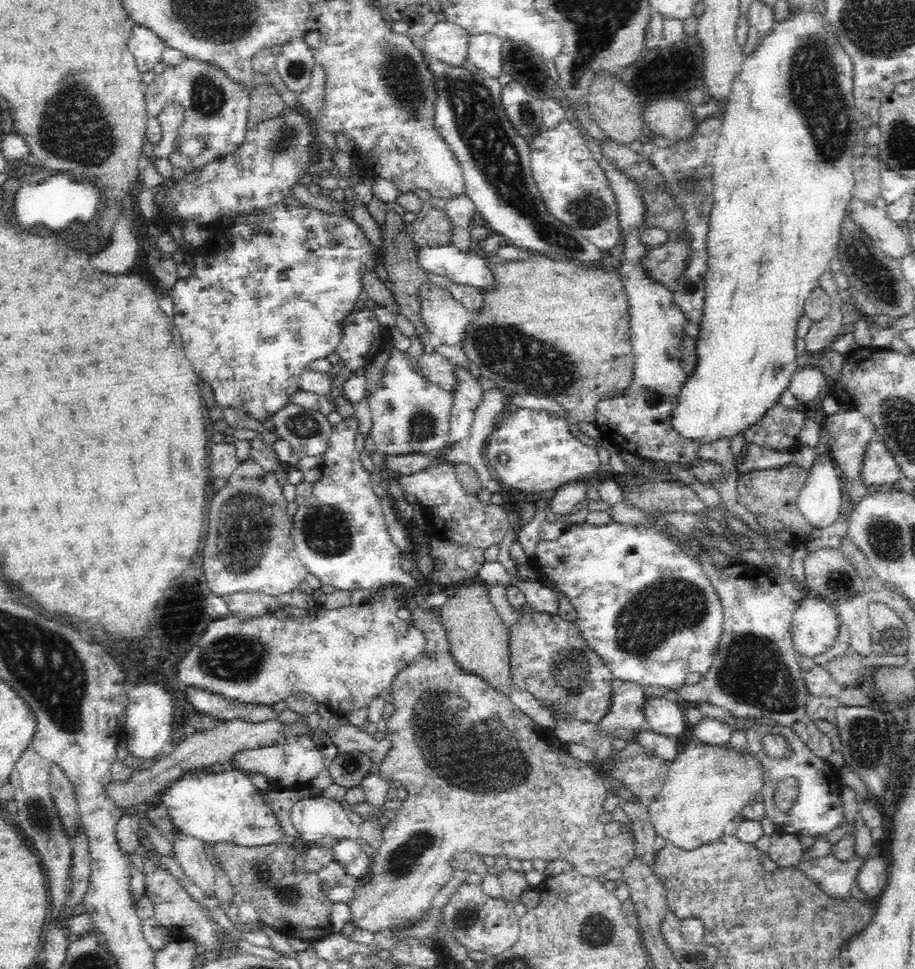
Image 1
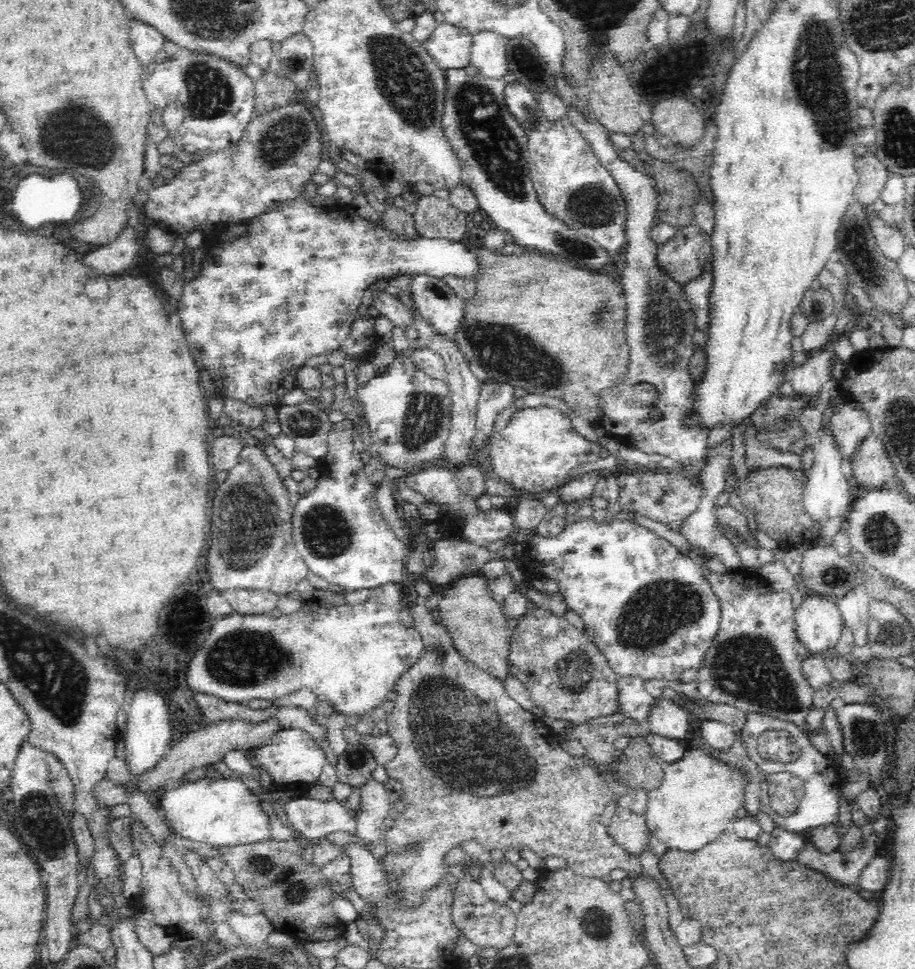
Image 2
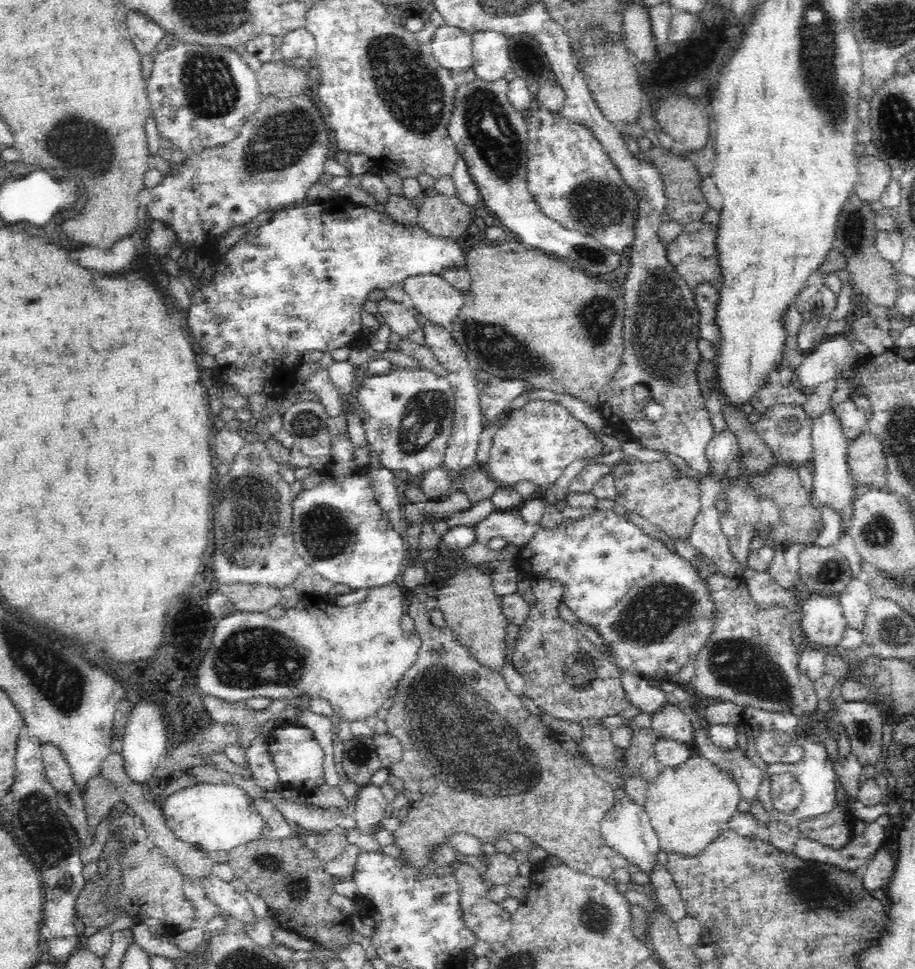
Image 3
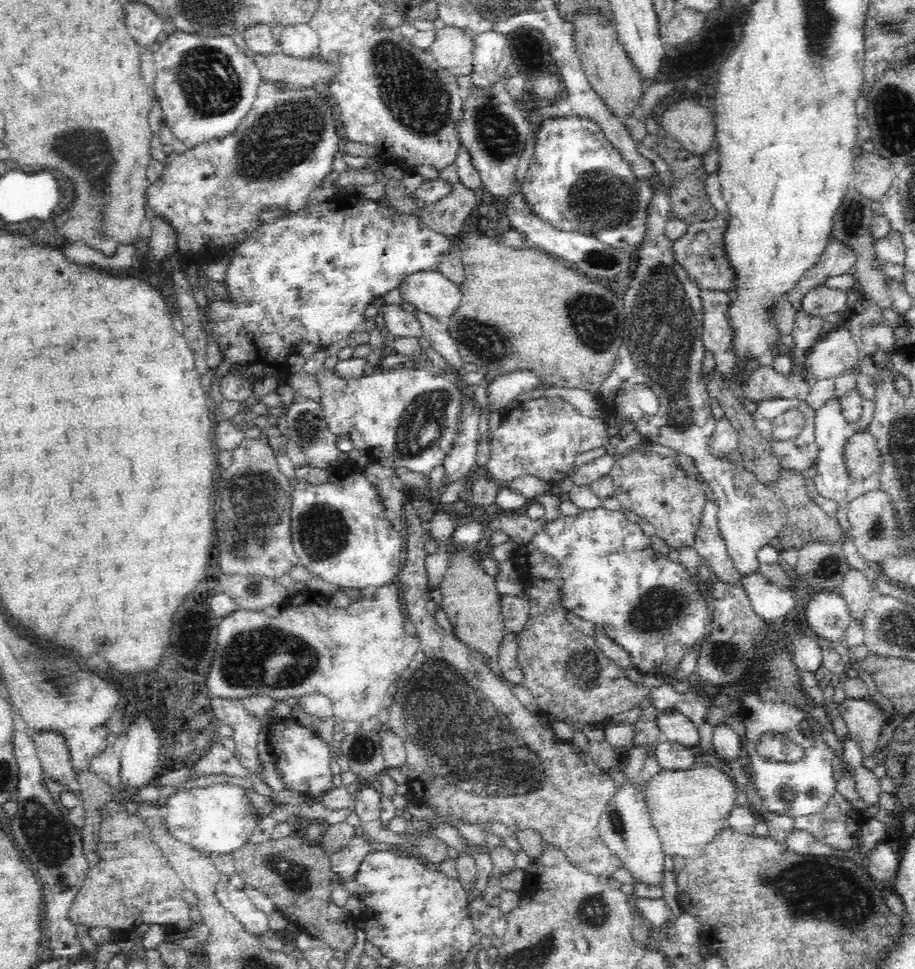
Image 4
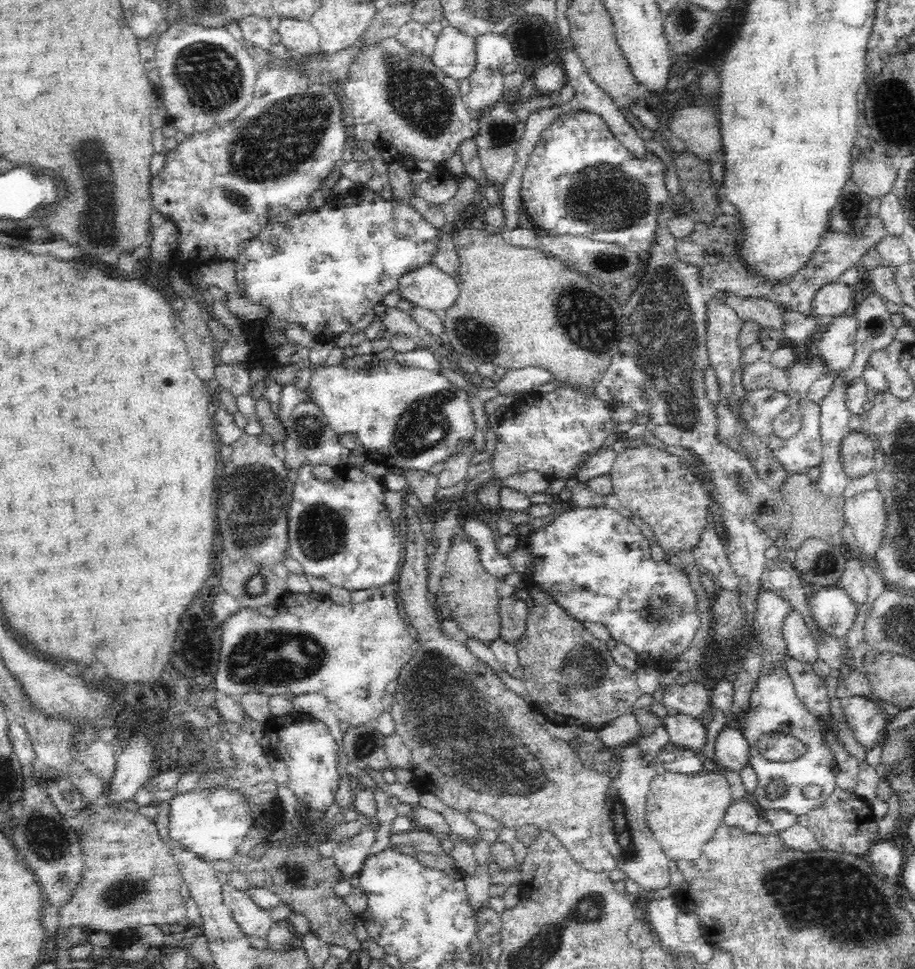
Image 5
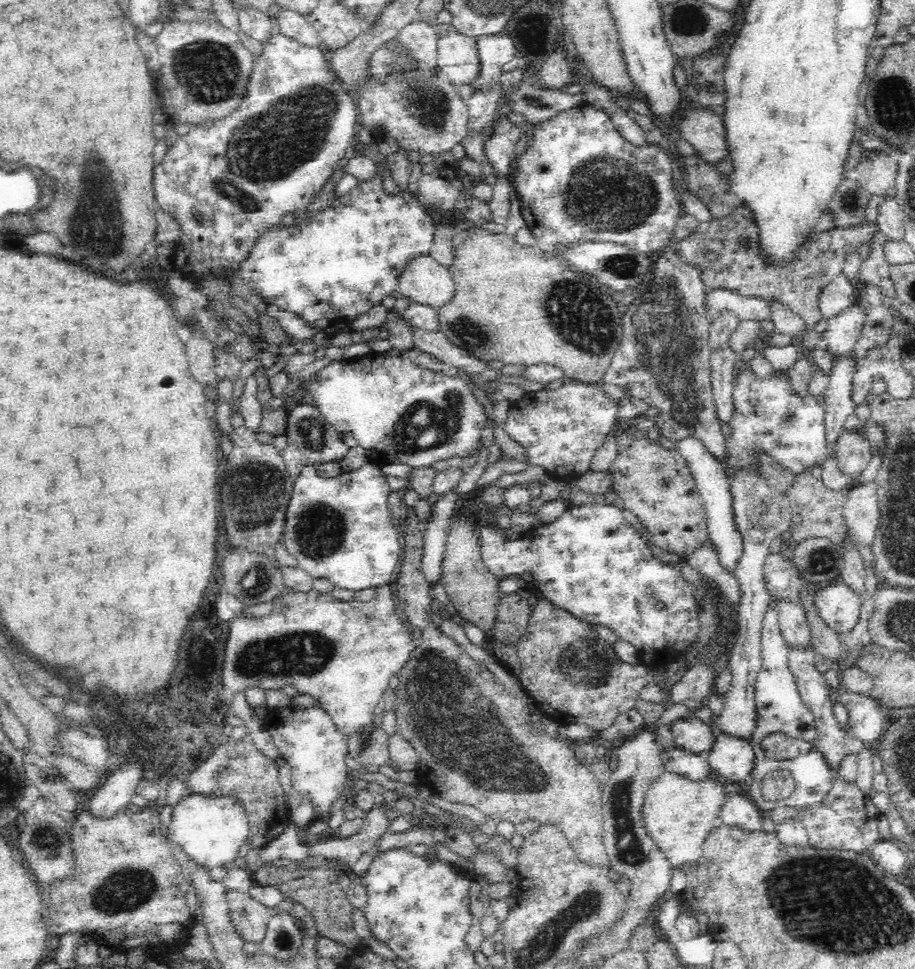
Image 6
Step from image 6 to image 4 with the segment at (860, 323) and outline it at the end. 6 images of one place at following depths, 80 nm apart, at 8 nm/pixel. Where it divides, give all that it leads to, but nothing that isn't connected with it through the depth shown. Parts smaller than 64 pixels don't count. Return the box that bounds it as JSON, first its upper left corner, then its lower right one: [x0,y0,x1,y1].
[804,319,860,381]

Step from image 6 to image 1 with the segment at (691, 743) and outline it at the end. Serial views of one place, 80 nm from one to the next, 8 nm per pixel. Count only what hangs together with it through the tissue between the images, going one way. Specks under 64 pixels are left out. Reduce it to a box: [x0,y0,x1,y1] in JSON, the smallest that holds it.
[643,696,686,737]

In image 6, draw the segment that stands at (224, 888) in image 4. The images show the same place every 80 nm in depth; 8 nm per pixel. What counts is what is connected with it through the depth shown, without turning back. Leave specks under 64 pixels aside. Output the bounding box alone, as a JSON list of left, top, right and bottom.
[226,890,271,944]

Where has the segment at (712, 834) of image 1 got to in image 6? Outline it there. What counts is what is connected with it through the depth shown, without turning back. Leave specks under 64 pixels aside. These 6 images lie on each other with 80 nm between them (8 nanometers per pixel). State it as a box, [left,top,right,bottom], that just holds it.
[641,772,730,868]

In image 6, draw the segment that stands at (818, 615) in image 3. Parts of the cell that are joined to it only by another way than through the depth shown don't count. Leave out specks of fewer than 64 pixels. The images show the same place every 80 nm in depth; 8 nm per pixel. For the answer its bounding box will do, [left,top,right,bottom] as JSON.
[814,582,865,636]

